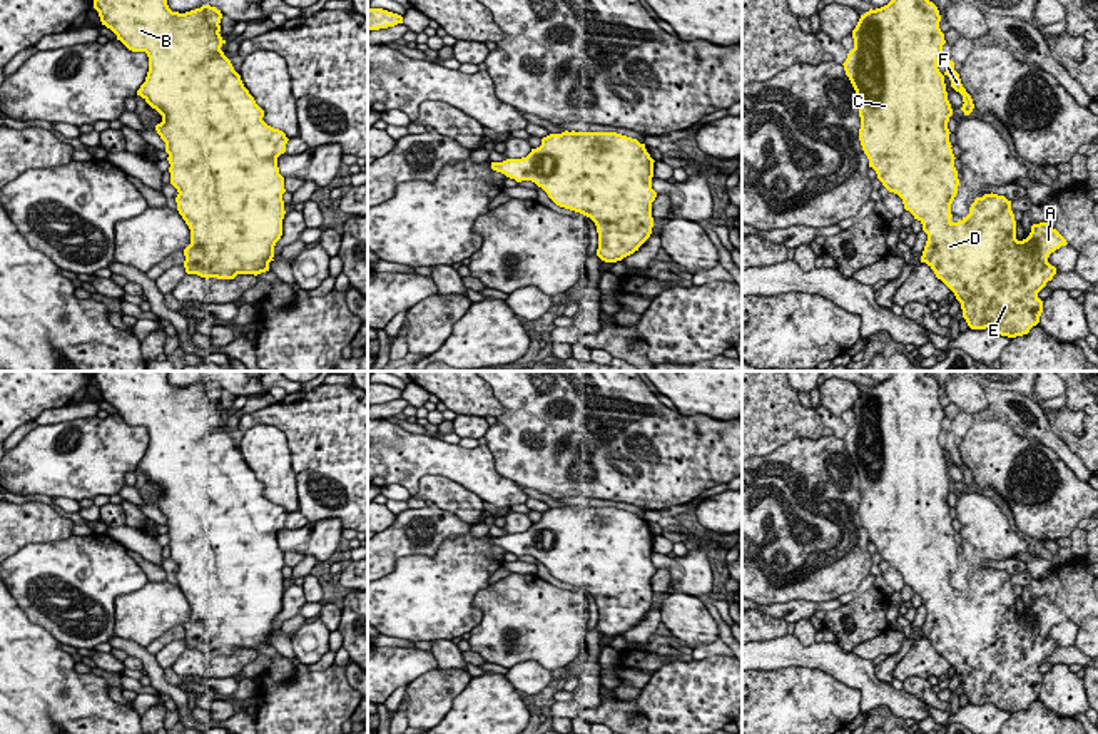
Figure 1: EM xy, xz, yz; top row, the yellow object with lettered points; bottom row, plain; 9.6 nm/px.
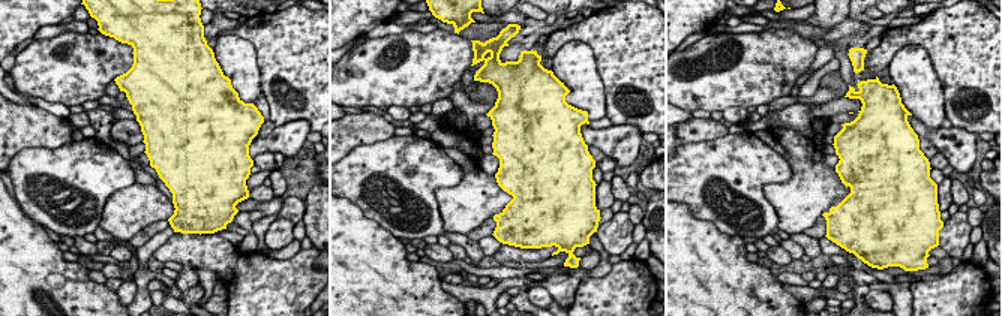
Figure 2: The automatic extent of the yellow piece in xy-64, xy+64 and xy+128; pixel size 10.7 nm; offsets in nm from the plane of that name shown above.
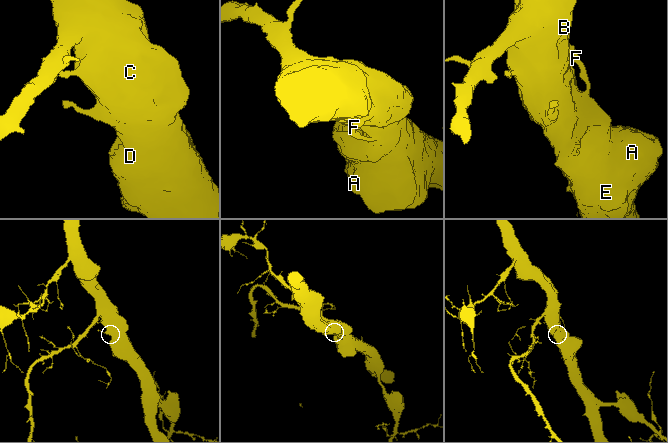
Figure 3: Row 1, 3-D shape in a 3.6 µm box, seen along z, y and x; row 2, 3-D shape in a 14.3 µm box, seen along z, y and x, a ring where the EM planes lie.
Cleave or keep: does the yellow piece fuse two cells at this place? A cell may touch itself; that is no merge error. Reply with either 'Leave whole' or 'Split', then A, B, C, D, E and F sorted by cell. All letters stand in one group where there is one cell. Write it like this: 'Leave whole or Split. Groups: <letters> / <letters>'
Leave whole. Groups: A B C D E F

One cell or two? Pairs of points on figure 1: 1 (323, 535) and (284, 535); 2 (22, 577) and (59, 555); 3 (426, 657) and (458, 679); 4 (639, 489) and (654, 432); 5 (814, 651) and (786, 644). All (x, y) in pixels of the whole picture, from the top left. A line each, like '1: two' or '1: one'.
1: one
2: one
3: two
4: one
5: one

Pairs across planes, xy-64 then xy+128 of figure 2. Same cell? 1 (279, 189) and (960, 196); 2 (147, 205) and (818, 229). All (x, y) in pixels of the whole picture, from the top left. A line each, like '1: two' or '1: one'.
1: one
2: two

